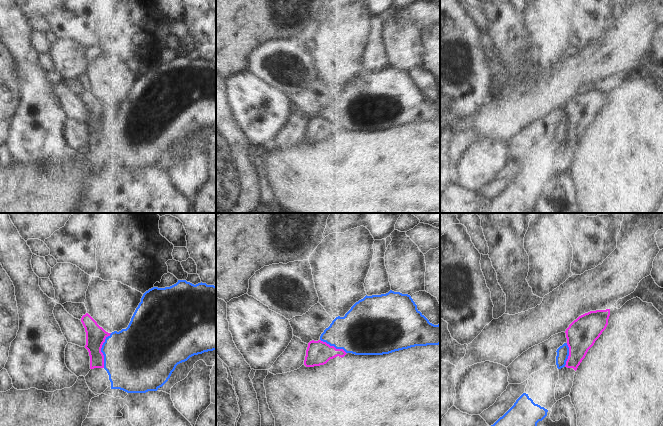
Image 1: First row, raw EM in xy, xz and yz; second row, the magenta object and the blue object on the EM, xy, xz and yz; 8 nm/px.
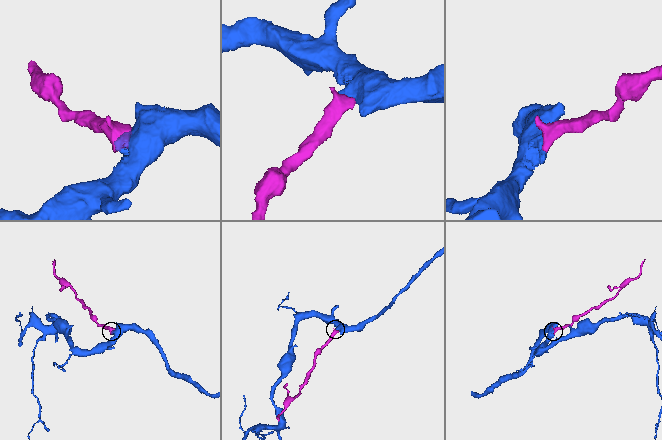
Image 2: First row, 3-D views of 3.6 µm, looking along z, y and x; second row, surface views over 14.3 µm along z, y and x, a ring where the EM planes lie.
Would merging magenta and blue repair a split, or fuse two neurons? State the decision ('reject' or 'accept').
reject

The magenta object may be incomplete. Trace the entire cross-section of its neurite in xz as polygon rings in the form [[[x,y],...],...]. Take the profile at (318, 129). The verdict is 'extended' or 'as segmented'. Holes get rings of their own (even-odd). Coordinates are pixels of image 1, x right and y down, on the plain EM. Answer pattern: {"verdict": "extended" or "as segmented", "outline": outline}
{"verdict": "as segmented", "outline": [[[321,116],[310,117],[306,126],[304,141],[314,143],[326,140],[330,135],[337,132],[344,133],[347,129],[343,125],[336,125]]]}

